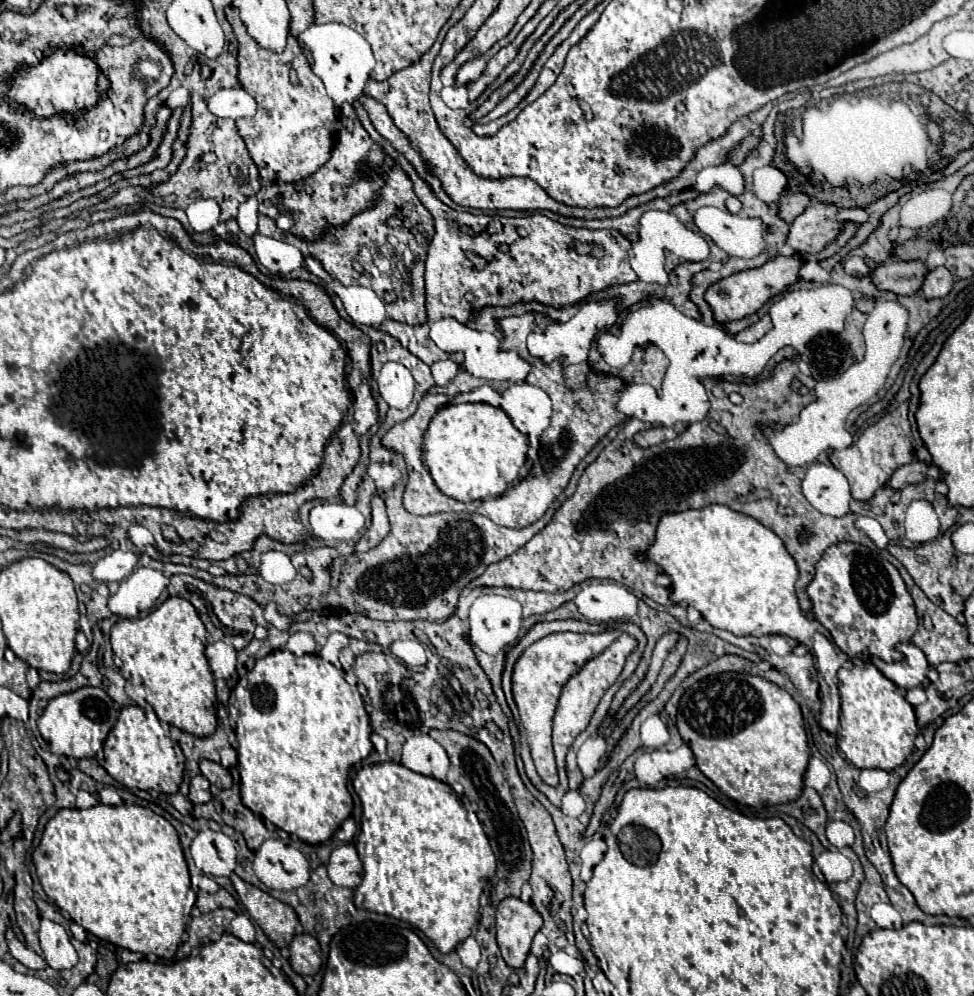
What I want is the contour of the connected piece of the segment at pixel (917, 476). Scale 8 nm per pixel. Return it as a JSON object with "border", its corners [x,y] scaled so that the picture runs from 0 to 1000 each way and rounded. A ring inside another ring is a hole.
{"border":[[[947,463],[932,465],[932,467],[918,473],[912,487],[918,489],[918,491],[928,491],[934,485],[947,485],[951,481],[951,471],[953,471],[953,467],[947,465]]]}

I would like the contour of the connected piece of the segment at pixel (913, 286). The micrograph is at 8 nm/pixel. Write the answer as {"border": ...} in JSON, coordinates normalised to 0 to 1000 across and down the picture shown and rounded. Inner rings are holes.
{"border":[[[914,260],[912,264],[897,268],[897,284],[901,290],[916,292],[920,296],[938,296],[945,292],[953,272],[957,272],[957,268],[949,262]]]}

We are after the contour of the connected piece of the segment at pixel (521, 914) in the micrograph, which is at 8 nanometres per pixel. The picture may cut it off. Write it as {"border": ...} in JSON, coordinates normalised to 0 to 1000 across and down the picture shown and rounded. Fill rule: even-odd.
{"border":[[[520,901],[509,913],[509,937],[517,965],[536,971],[544,957],[544,947],[556,931],[556,919],[532,901]]]}

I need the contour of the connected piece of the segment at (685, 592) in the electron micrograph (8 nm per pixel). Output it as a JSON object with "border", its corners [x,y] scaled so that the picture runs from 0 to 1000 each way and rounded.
{"border":[[[727,507],[719,513],[682,517],[678,523],[678,549],[667,549],[663,559],[676,565],[690,581],[688,601],[715,609],[731,630],[745,632],[754,638],[805,638],[828,648],[840,664],[842,674],[842,728],[850,736],[858,736],[862,698],[856,680],[875,662],[860,660],[850,634],[840,623],[830,621],[821,611],[815,591],[819,567],[793,531],[745,507]]]}

